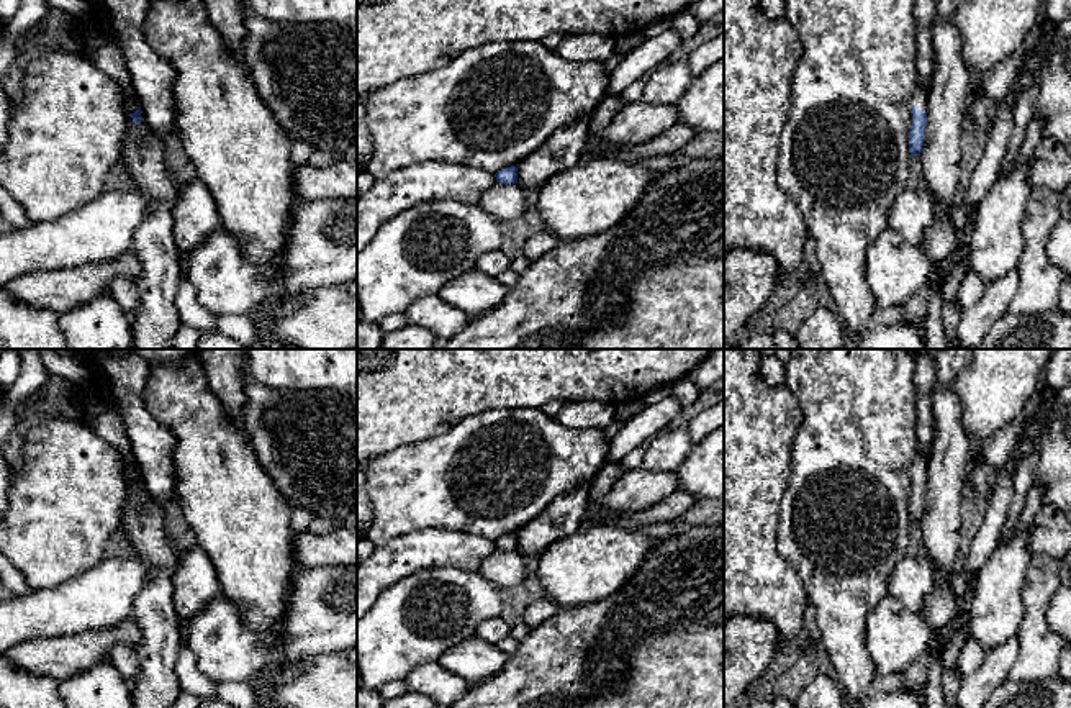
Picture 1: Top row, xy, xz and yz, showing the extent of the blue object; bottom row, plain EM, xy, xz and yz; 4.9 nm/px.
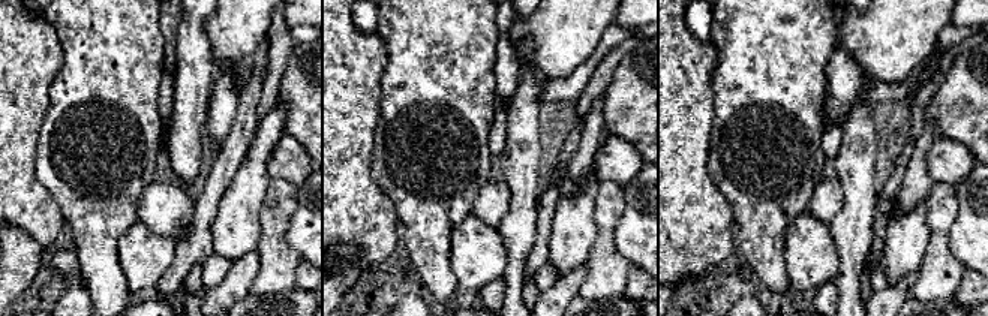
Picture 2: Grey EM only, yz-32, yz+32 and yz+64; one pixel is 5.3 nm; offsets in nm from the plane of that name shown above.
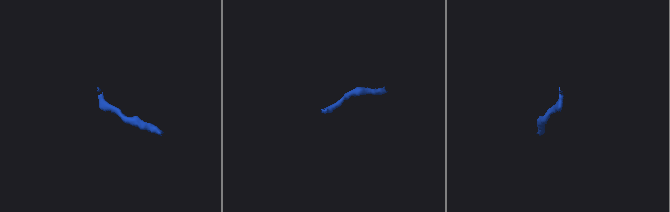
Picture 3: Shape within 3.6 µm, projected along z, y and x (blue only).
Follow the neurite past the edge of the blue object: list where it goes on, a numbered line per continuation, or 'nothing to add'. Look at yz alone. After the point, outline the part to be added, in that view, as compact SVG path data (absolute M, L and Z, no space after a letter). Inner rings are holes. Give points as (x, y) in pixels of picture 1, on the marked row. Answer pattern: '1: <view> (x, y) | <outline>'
1: yz (921, 95) | M919 84L915 85L911 107L915 107L915 108L925 110L925 111L929 108L929 92Z

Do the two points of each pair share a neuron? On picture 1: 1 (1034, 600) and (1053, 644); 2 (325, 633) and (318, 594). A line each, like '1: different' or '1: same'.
1: same
2: same

